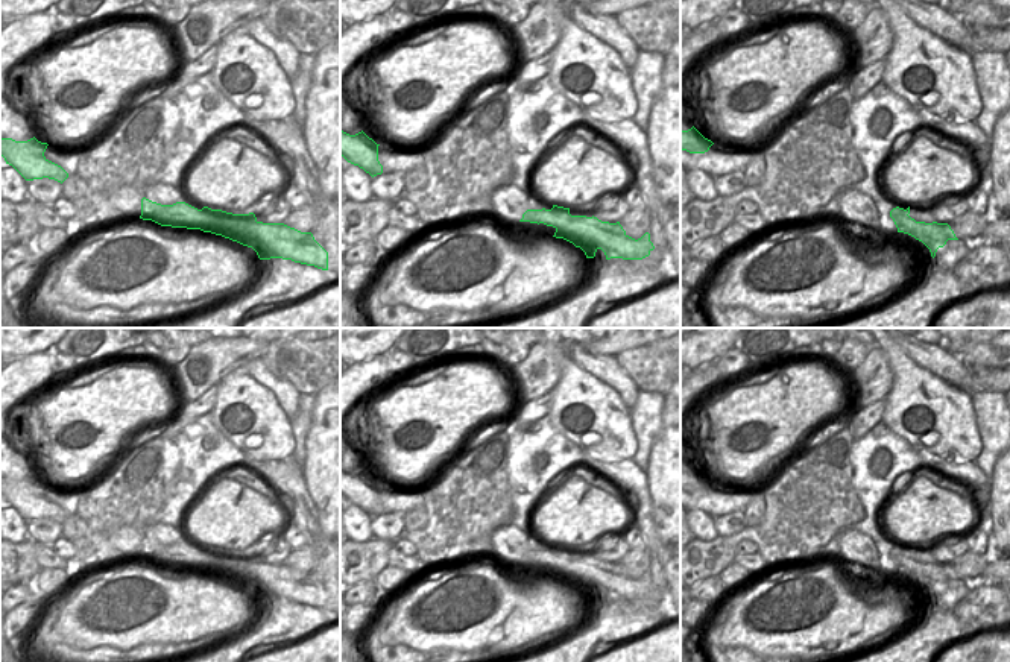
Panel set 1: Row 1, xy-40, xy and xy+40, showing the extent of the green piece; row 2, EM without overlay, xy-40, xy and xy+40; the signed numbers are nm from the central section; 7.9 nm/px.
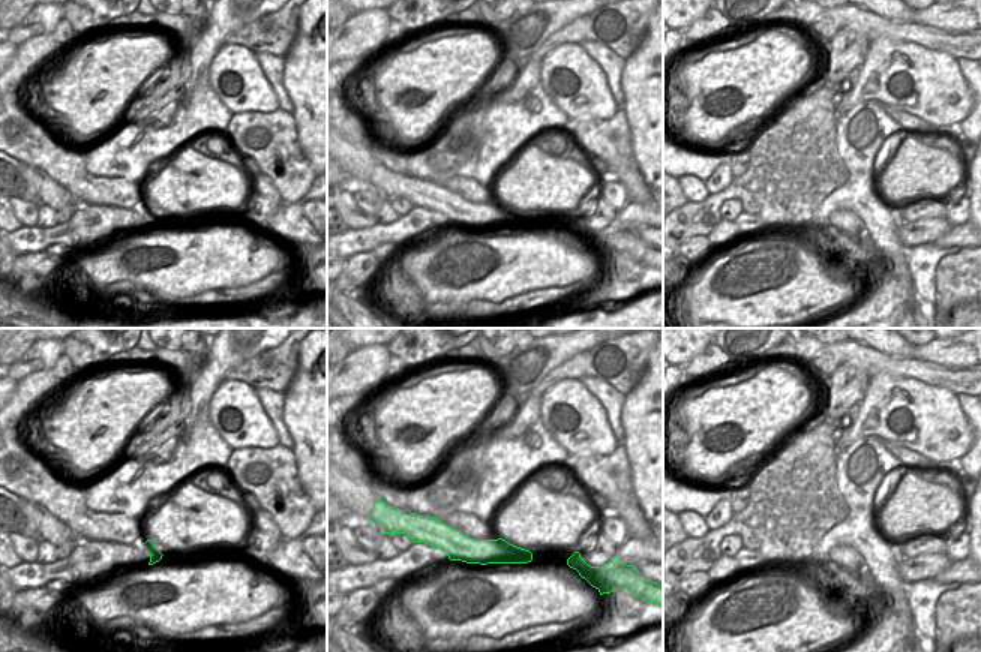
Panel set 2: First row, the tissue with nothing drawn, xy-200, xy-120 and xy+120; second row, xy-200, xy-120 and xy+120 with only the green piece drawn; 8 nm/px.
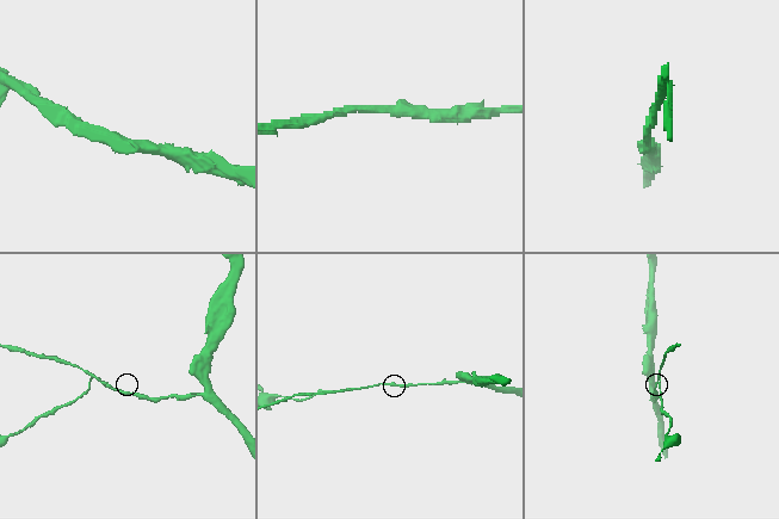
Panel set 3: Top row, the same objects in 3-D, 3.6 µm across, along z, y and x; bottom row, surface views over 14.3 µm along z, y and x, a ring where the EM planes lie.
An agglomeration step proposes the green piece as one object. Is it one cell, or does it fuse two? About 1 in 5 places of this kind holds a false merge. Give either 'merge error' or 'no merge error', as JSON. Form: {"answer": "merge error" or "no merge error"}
{"answer": "no merge error"}

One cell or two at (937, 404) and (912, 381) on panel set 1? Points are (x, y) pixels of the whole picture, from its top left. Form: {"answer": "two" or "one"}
{"answer": "one"}

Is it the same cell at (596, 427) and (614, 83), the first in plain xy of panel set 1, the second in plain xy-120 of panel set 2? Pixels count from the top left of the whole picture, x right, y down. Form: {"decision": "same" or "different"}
{"decision": "different"}

